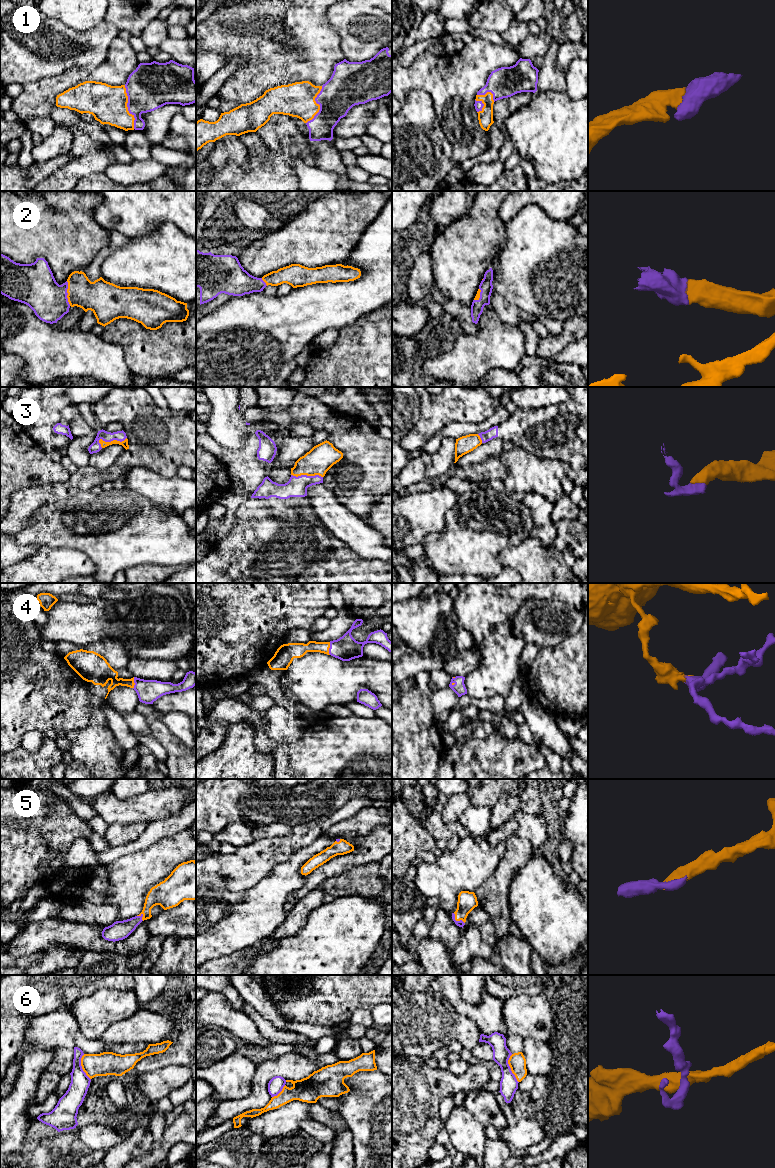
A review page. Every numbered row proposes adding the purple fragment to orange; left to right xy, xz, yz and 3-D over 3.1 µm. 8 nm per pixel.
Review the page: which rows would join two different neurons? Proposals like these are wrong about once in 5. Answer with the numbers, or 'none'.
6

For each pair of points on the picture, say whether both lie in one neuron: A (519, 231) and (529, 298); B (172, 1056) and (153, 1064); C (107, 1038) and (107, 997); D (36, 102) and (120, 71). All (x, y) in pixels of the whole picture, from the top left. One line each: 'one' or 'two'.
A: one
B: one
C: two
D: one

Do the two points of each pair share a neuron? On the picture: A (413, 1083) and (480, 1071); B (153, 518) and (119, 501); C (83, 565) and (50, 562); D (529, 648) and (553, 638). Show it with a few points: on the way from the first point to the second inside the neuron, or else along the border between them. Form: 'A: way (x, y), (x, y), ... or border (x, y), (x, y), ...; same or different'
A: way (430, 1088), (438, 1088), (442, 1084), (463, 1083); same
B: way (144, 509), (143, 505), (128, 503); same
C: way (75, 563), (58, 563); same
D: border (526, 642), (531, 642), (539, 648); different

